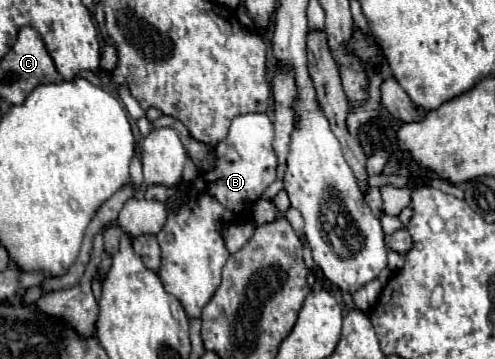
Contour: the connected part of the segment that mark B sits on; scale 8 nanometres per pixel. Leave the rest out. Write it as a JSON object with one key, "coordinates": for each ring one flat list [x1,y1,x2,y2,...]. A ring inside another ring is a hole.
{"coordinates":[[241,114,233,118,229,136,215,146,217,154,217,166,203,176,199,176,193,182,195,192,189,194,189,204,181,206,177,212,169,214,163,230,157,234,157,242,161,246,161,270,159,278,165,286,167,294,173,294,181,306,185,308,185,314,189,318,199,318,203,306,209,302,209,298,215,294,217,286,221,284,221,268,225,266,229,258,229,250,223,244,223,238,219,234,219,218,237,218,237,216,249,216,251,206,259,200,259,196,265,192,265,188,275,182,275,168,277,168,277,156,273,152,273,122,267,114]]}

